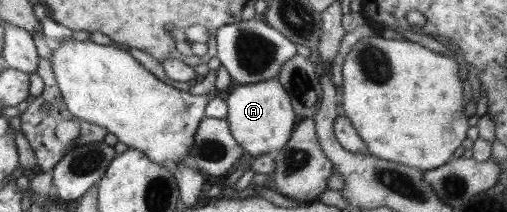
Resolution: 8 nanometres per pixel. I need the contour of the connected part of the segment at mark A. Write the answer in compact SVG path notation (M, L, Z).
M270 79L239 85L225 95L225 101L227 115L224 119L233 137L246 152L258 157L273 154L286 146L296 126L296 113L291 105L291 96L279 81Z

